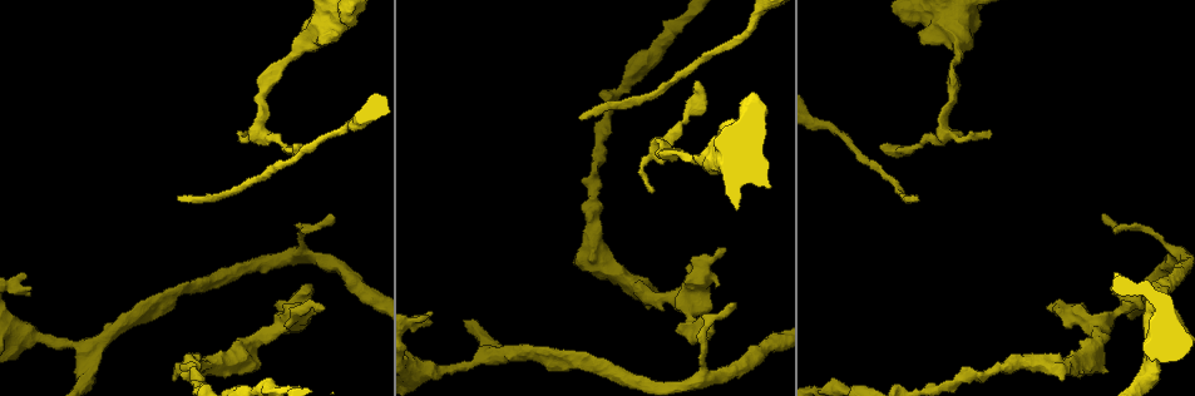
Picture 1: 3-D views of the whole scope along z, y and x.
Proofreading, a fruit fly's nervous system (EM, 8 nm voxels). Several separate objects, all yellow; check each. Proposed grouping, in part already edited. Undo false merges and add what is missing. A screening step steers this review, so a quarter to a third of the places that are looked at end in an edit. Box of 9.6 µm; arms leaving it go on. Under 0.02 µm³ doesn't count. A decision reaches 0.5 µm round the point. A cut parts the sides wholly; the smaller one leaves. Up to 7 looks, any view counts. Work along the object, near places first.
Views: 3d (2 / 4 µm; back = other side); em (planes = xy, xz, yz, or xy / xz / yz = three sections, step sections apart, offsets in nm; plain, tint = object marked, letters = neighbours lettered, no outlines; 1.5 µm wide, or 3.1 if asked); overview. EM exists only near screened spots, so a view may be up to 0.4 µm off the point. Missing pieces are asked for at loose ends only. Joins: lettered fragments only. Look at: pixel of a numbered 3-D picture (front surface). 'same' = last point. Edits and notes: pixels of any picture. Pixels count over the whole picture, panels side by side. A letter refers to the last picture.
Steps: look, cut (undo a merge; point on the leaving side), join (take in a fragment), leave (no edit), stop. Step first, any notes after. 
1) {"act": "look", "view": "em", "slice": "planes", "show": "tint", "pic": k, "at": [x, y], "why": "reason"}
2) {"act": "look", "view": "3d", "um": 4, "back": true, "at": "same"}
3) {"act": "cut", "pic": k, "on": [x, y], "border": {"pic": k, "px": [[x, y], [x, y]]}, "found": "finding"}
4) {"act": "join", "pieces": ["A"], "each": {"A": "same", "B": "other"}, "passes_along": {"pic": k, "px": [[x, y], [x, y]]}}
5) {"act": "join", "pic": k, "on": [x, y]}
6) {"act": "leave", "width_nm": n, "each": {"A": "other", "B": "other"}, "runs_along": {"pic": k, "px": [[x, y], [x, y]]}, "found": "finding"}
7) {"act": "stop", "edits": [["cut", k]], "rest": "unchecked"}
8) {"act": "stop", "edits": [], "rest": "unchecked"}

{"act": "look", "view": "em", "slice": "planes", "show": "letters", "pic": 1, "at": [1046, 307], "why": "free end"}

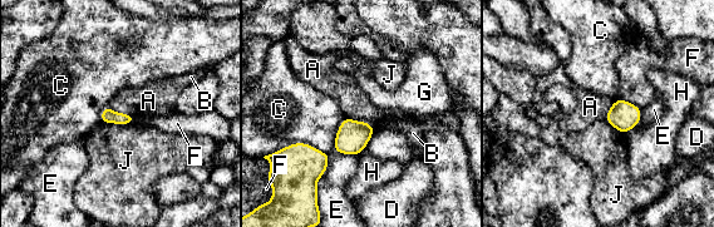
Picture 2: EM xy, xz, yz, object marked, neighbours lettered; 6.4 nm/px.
{"act": "leave", "each": {"A": "other", "B": "other", "C": "other", "D": "other", "E": "other", "F": "other", "G": "other", "H": "other", "J": "other"}, "found": "none of them fits"}

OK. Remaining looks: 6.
{"act": "look", "view": "3d", "um": 2, "pic": 1, "at": [574, 265], "why": "stops while still wide"}

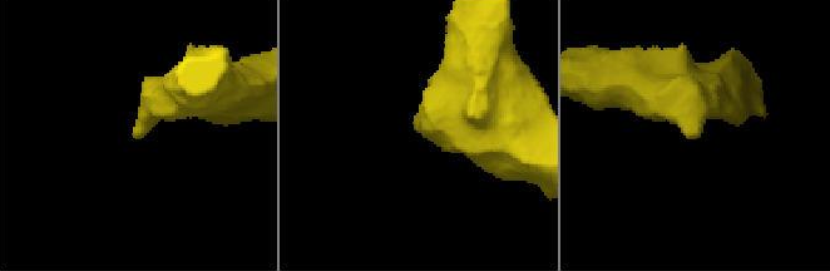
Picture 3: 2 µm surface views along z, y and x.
{"act": "look", "view": "em", "slice": "yz", "step": 8, "show": "letters", "pic": 3, "at": [416, 132]}

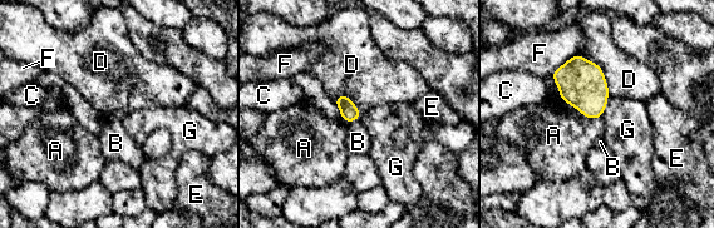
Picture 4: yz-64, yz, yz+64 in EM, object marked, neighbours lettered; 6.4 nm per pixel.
{"act": "look", "view": "em", "slice": "planes", "show": "letters", "at": "same", "why": "cut it another way"}

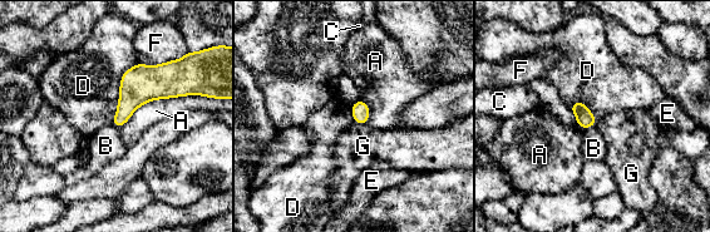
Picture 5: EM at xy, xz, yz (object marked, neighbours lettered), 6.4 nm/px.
{"act": "leave", "each": {"A": "other", "B": "other", "C": "other", "D": "other", "E": "other", "F": "other", "G": "other"}, "border": {"pic": 5, "px": [[138, 62], [121, 78], [111, 123]]}, "found": "no lettered fragment goes on from it"}

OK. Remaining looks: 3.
{"act": "look", "view": "3d", "um": 2, "pic": 1, "at": [917, 198], "why": "free end"}

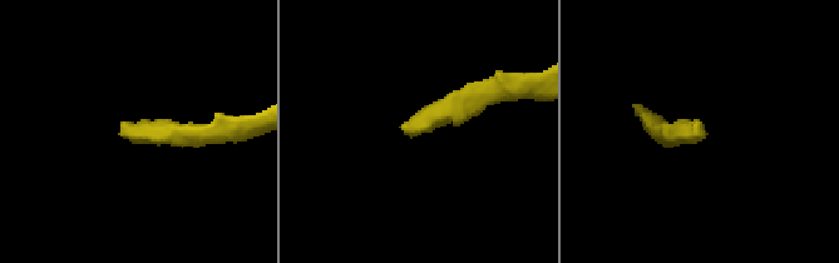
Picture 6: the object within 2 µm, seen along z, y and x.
{"act": "look", "view": "em", "slice": "xy", "step": 8, "show": "letters", "pic": 6, "at": [122, 127], "why": "need the tissue"}

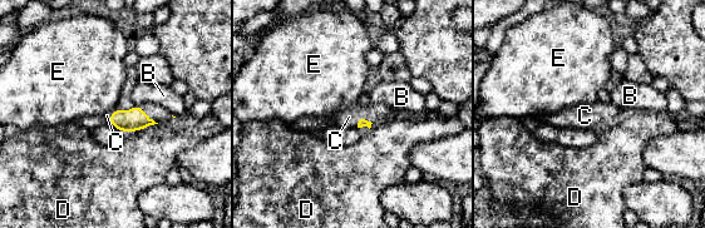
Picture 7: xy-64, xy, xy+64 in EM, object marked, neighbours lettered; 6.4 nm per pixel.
{"act": "look", "view": "em", "slice": "planes", "show": "letters", "at": "same", "why": "another direction"}

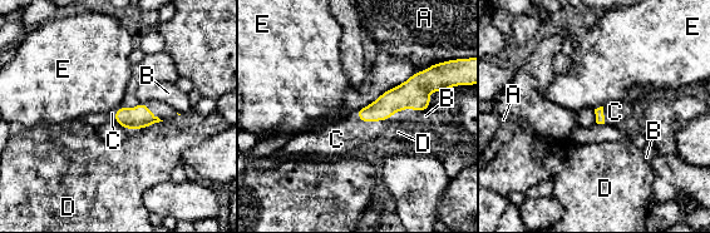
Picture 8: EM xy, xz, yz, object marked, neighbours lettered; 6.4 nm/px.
{"act": "join", "pieces": ["C"], "each": {"A": "other", "B": "other", "C": "same", "D": "other", "E": "other"}, "passes_along": {"pic": 8, "px": [[399, 98], [370, 122], [336, 139]]}, "found": "it goes on there"}

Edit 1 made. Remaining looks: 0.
{"act": "stop", "edits": [["join", 8]], "rest": "unchecked"}

